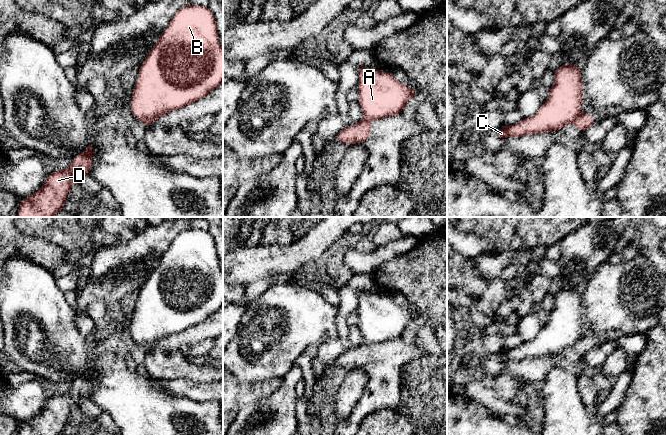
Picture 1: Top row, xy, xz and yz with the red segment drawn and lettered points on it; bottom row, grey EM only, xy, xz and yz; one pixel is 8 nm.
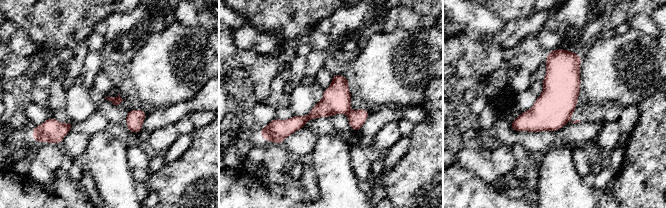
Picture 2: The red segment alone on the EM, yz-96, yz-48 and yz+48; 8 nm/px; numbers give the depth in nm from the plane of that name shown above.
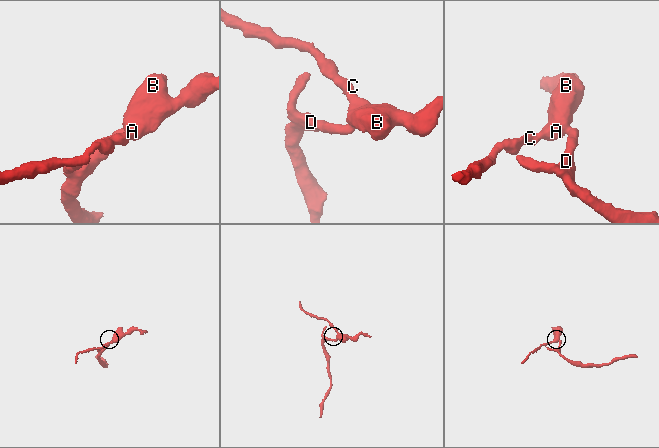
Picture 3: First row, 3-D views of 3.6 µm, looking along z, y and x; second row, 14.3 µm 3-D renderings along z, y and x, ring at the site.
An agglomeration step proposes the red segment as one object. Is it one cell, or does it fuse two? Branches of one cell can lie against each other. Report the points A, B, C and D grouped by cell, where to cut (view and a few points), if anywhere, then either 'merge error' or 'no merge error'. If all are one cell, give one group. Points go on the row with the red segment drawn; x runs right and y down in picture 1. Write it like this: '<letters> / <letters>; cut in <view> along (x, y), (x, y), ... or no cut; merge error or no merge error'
A B C / D; cut in yz along (580, 112), (573, 121); merge error

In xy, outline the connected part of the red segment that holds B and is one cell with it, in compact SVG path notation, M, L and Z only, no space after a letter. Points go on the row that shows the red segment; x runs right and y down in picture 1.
M187 4L181 7L172 17L168 26L163 30L159 39L155 42L154 46L150 50L149 54L139 66L139 73L136 82L133 87L133 93L129 102L129 106L133 116L140 122L150 126L151 123L160 118L161 116L167 114L170 111L180 109L197 100L206 96L209 92L217 88L223 82L223 48L219 42L219 34L217 32L217 23L215 16L208 6L200 6L194 4Z

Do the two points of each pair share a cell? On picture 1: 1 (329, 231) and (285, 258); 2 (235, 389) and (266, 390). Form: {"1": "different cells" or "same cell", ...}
{"1": "same cell", "2": "same cell"}

